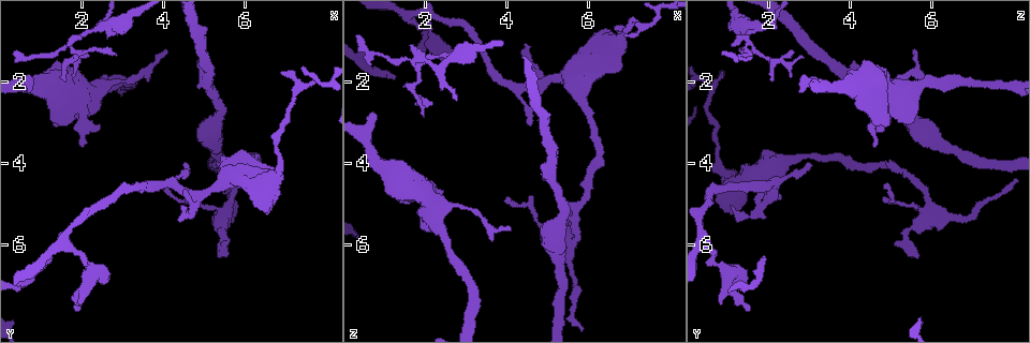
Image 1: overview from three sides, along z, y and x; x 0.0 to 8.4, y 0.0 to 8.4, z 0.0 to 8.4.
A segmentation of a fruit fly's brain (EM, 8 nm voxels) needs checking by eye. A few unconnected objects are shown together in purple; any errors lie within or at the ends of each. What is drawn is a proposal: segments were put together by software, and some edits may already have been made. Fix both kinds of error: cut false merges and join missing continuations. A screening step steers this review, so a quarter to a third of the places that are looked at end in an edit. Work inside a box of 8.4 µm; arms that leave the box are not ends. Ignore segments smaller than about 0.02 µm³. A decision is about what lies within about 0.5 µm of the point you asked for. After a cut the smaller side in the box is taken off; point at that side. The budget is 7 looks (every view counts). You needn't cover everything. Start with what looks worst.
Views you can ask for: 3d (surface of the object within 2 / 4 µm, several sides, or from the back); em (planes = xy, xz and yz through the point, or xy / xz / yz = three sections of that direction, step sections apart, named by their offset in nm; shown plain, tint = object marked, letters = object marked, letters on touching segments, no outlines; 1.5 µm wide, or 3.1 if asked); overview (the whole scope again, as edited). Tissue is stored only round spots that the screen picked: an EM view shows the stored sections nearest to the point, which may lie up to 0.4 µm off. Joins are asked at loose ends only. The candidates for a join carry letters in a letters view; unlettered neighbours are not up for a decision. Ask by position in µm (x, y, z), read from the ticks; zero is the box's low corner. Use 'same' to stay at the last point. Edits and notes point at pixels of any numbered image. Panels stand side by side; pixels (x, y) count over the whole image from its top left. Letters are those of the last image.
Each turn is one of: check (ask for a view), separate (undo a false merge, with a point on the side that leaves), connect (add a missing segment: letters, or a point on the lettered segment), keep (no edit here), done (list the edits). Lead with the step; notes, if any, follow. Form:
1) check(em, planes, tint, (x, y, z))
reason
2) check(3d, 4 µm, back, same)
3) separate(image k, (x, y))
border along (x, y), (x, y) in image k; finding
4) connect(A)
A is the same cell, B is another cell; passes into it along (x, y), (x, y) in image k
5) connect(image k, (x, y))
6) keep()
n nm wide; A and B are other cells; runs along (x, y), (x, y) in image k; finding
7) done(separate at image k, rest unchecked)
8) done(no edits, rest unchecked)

check(3d, 4 µm, (7.40, 2.05, 0.60))
sharp bend

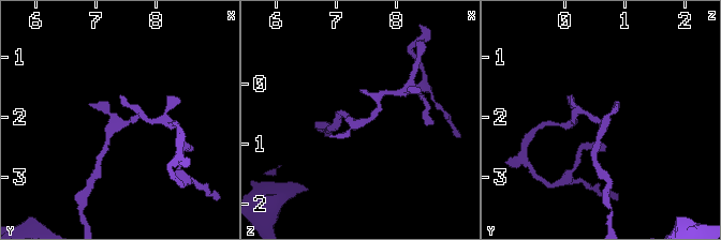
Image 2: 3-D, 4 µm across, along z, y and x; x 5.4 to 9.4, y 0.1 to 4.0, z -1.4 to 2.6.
check(em, planes, tint, (7.50, 2.05, 0.65))
need the tissue

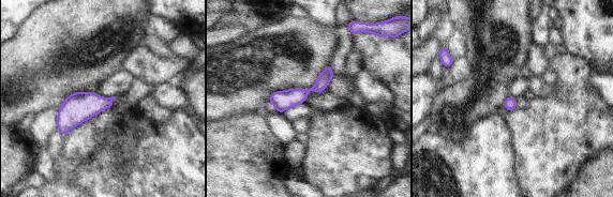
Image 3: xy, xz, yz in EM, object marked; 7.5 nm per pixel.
check(em, planes, letters, same)
what lies round it

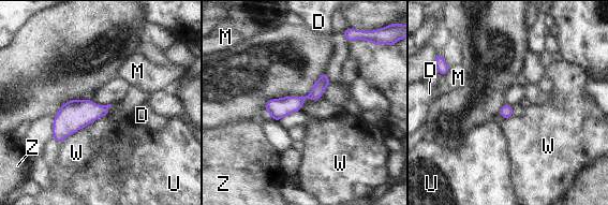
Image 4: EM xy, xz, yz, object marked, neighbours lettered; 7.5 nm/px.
keep()
100 nm wide; D, M, U, W and Z are other cells; border along (106, 115), (68, 135), (59, 145) in image 4; continuous, no second neuron

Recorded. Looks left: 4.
check(em, yz, step 8, tint, (1.75, 0.95, 1.45))
sharp bend

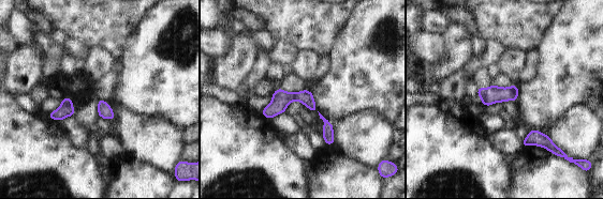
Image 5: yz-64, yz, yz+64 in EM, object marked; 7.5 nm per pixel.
check(em, planes, letters, same)

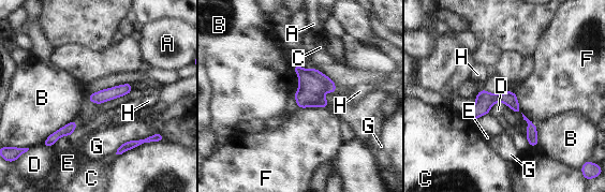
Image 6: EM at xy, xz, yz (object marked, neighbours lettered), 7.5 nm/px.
keep()
A, B, C, D, E, F, G and H are other cells; border along (507, 106), (496, 102), (489, 112) in image 6; continuous, no second neuron

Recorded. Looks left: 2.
check(3d, 2 µm, (2.45, 3.00, 4.65))
an open end

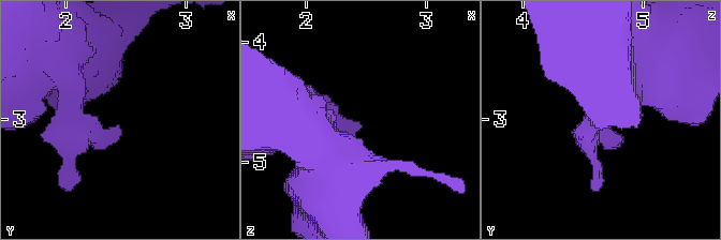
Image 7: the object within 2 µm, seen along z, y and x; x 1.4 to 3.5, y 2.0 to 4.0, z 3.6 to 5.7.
check(em, planes, letters, (2.42, 3.06, 4.66))

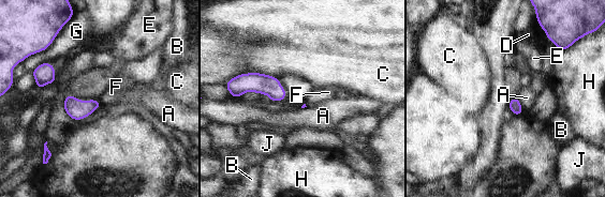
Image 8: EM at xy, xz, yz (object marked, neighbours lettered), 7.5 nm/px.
keep()
A, B, C, D, E, F, G, H and J are other cells; border along (98, 101), (101, 104) in image 8; none of them fits

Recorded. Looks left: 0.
done(no edits, rest unchecked)

